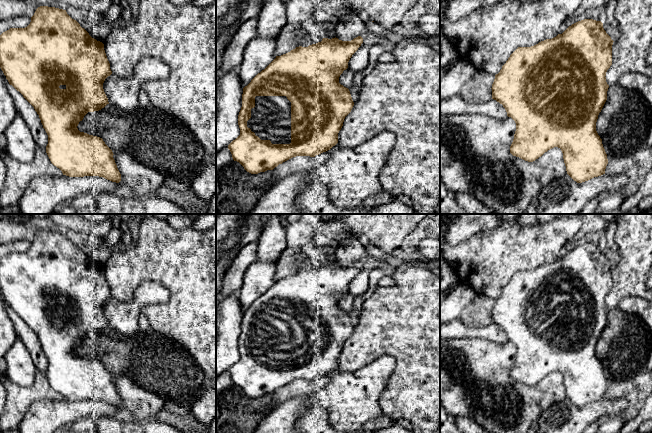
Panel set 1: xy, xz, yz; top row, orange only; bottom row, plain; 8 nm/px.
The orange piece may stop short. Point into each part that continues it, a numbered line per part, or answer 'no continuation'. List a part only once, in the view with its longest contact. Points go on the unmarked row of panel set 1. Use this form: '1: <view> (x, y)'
1: xz (270, 343)

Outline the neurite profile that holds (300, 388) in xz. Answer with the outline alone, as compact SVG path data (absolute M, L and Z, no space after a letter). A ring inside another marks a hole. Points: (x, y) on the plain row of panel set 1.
M296 380L282 388L279 388L272 394L272 409L283 404L287 400L297 397L310 397L314 389L314 381Z

